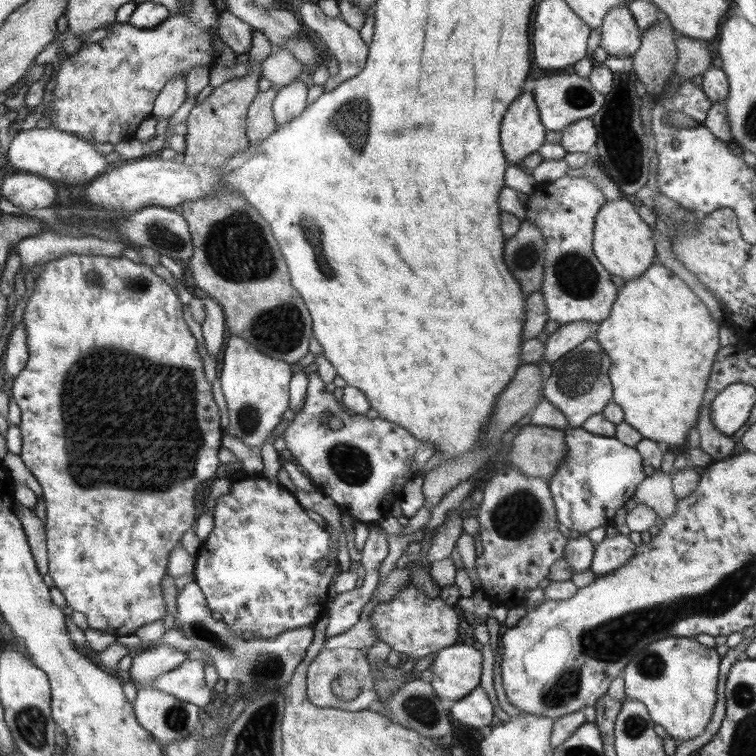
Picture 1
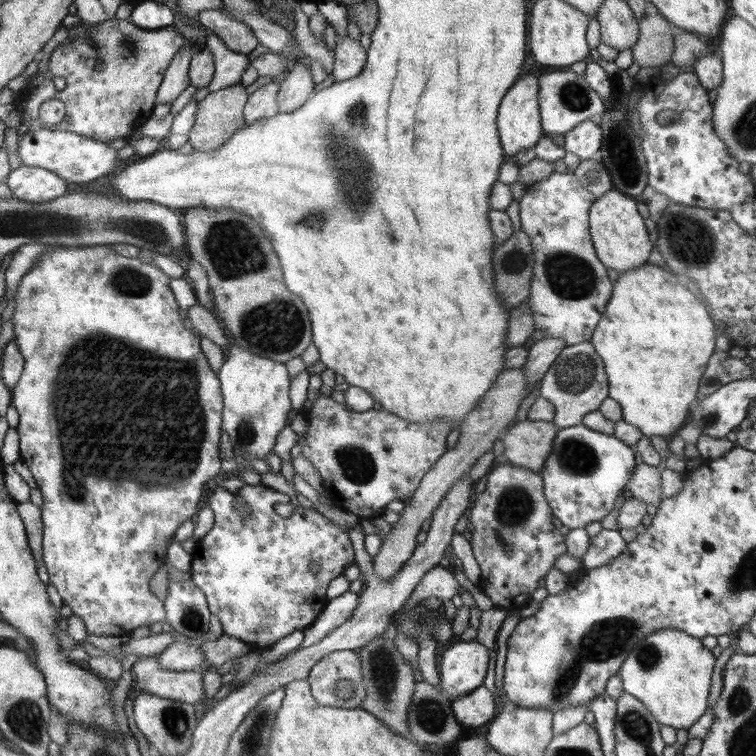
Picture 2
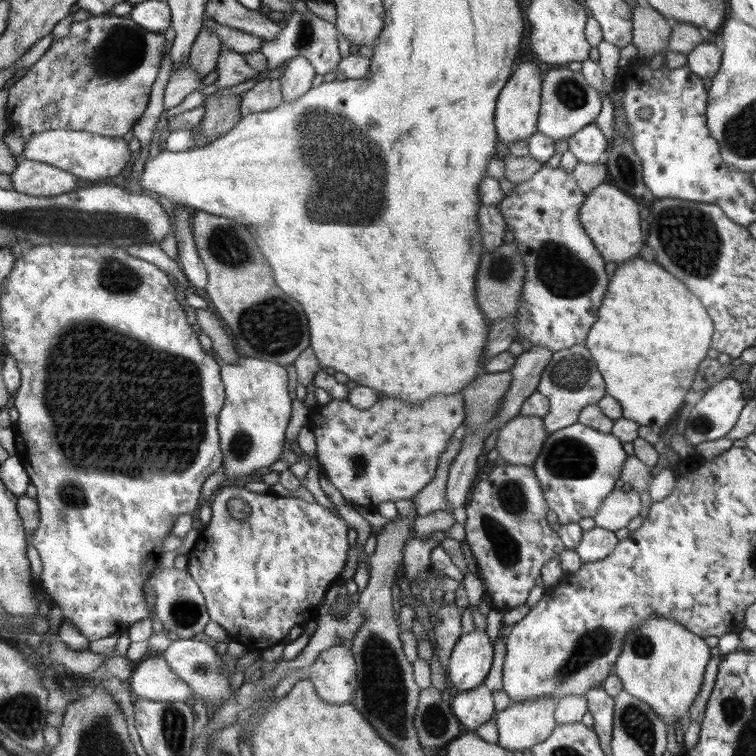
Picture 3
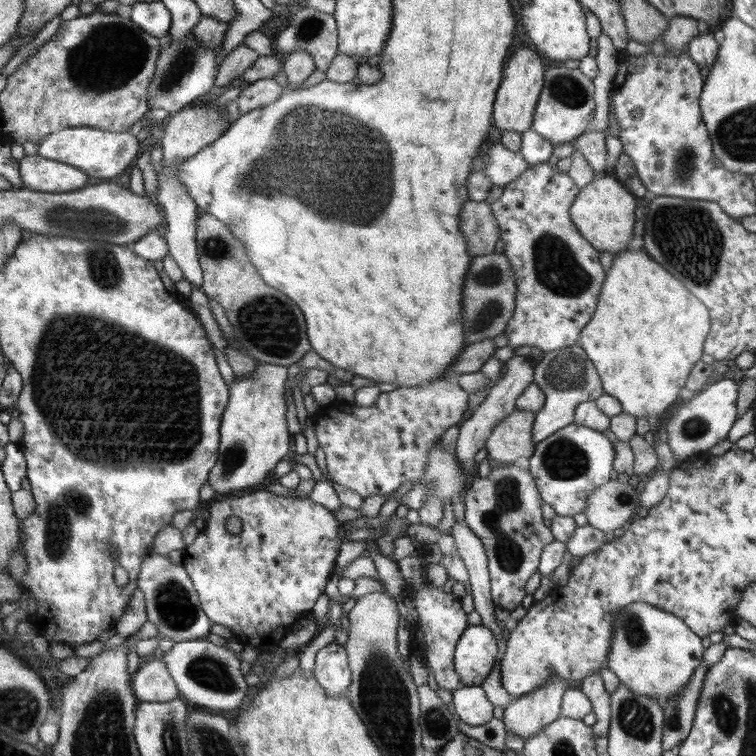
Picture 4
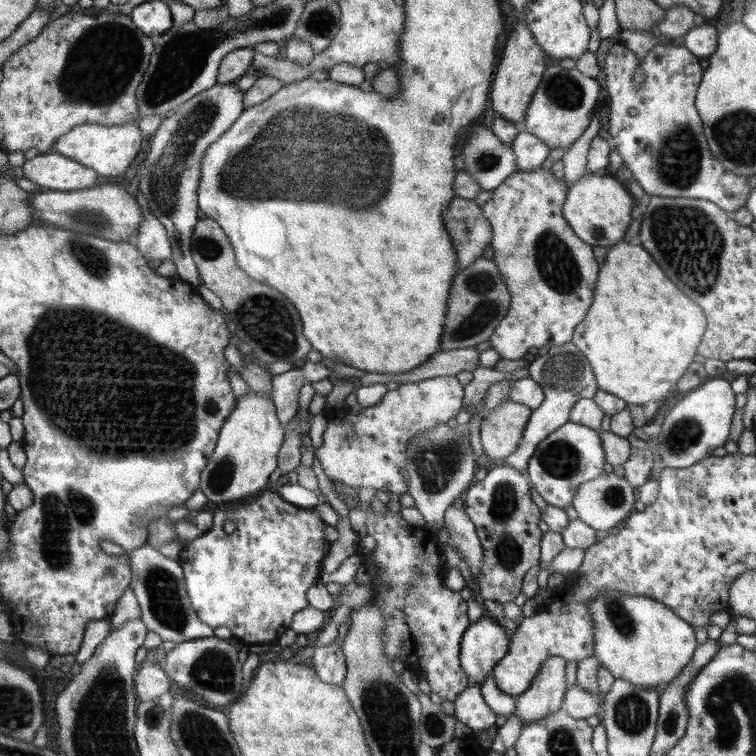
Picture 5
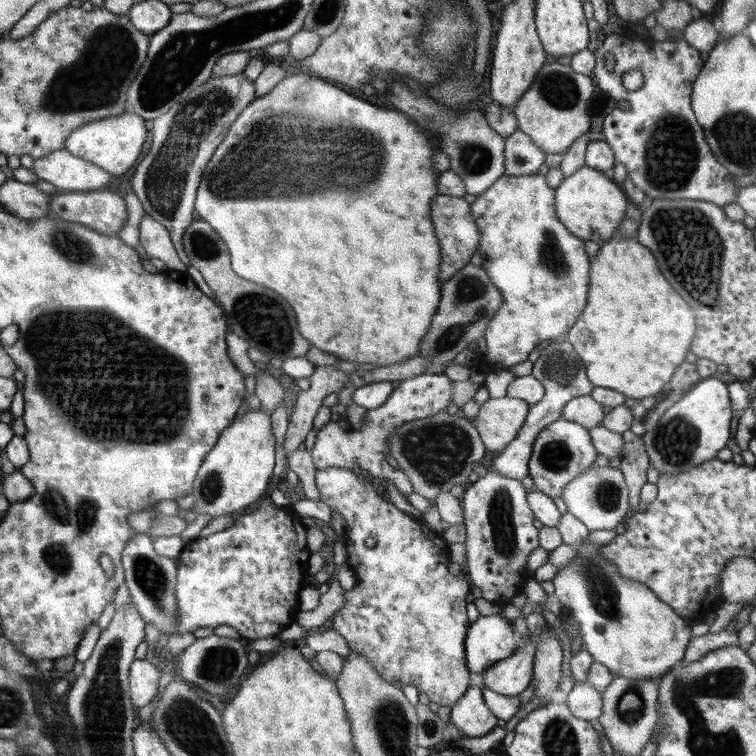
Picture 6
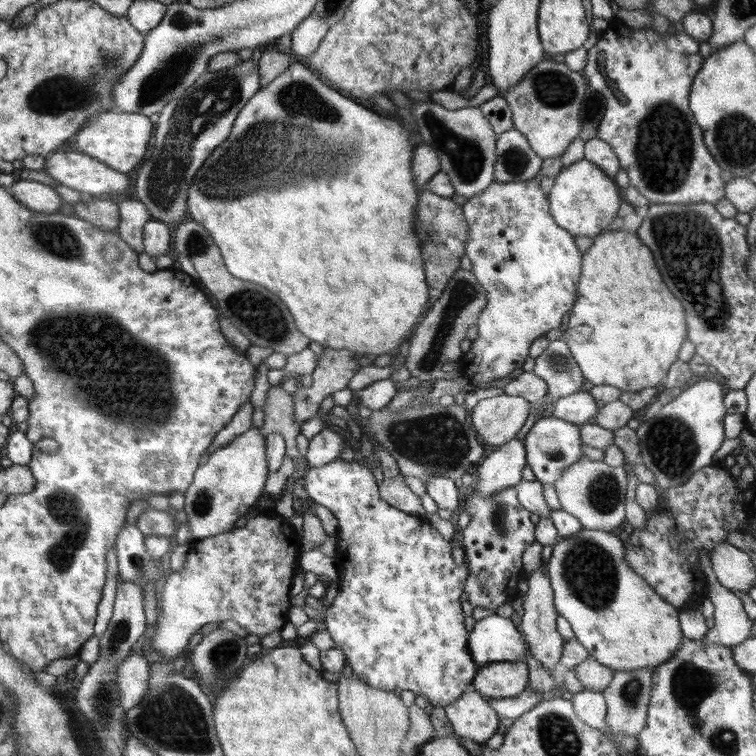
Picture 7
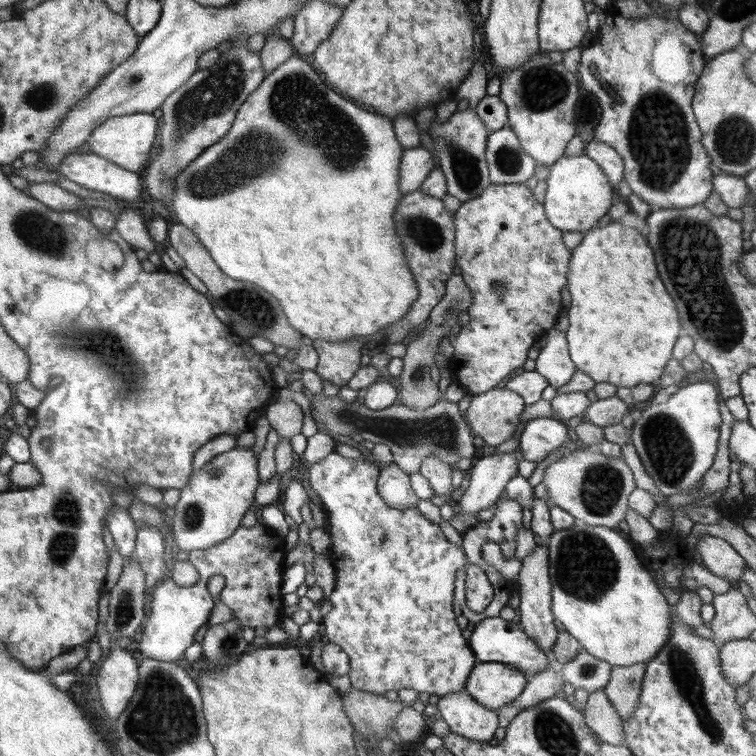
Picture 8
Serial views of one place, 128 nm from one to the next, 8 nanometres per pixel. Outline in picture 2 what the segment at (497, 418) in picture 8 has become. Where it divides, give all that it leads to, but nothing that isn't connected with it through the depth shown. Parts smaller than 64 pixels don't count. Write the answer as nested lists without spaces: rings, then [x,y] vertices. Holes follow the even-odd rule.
[[[515,421],[501,436],[504,454],[514,467],[528,468],[540,474],[558,431],[553,421]]]

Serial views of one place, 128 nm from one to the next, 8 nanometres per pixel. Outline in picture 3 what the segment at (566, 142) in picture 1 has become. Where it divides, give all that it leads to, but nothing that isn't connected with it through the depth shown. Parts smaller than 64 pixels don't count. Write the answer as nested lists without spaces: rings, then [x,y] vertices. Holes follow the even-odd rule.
[[[592,122],[570,136],[567,141],[568,150],[586,166],[598,166],[598,160],[608,146],[604,133]]]

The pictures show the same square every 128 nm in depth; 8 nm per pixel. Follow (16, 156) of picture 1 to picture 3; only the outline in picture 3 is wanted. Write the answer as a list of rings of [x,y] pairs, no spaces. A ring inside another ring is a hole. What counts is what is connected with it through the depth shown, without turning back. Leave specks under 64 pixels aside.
[[[54,129],[46,132],[33,133],[26,142],[20,159],[39,160],[66,171],[86,180],[96,178],[108,178],[120,174],[126,162],[134,152],[130,151],[128,142],[122,137],[97,135],[86,131],[69,131],[66,129]]]

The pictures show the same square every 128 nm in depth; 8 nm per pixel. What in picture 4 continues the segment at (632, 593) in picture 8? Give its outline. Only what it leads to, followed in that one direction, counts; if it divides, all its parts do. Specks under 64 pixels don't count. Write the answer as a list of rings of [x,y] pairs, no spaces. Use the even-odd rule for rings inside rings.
[[[632,602],[622,607],[612,617],[612,624],[607,667],[630,691],[654,697],[664,708],[670,697],[682,693],[682,687],[702,663],[705,651],[702,638],[694,634],[682,619],[645,602]]]

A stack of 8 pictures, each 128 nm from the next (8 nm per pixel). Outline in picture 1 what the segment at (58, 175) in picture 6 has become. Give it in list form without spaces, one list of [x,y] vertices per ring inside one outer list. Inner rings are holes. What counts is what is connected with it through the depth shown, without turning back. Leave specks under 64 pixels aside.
[[[10,171],[3,180],[1,194],[19,208],[46,208],[56,200],[56,186],[40,175]]]

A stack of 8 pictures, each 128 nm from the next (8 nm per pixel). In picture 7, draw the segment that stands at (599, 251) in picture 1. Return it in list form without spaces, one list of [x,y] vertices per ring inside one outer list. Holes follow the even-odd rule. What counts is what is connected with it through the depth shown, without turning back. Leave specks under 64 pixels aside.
[[[586,159],[563,166],[554,177],[554,185],[547,196],[550,214],[560,228],[565,228],[574,237],[589,236],[592,239],[608,230],[622,201],[622,191],[615,181]]]

